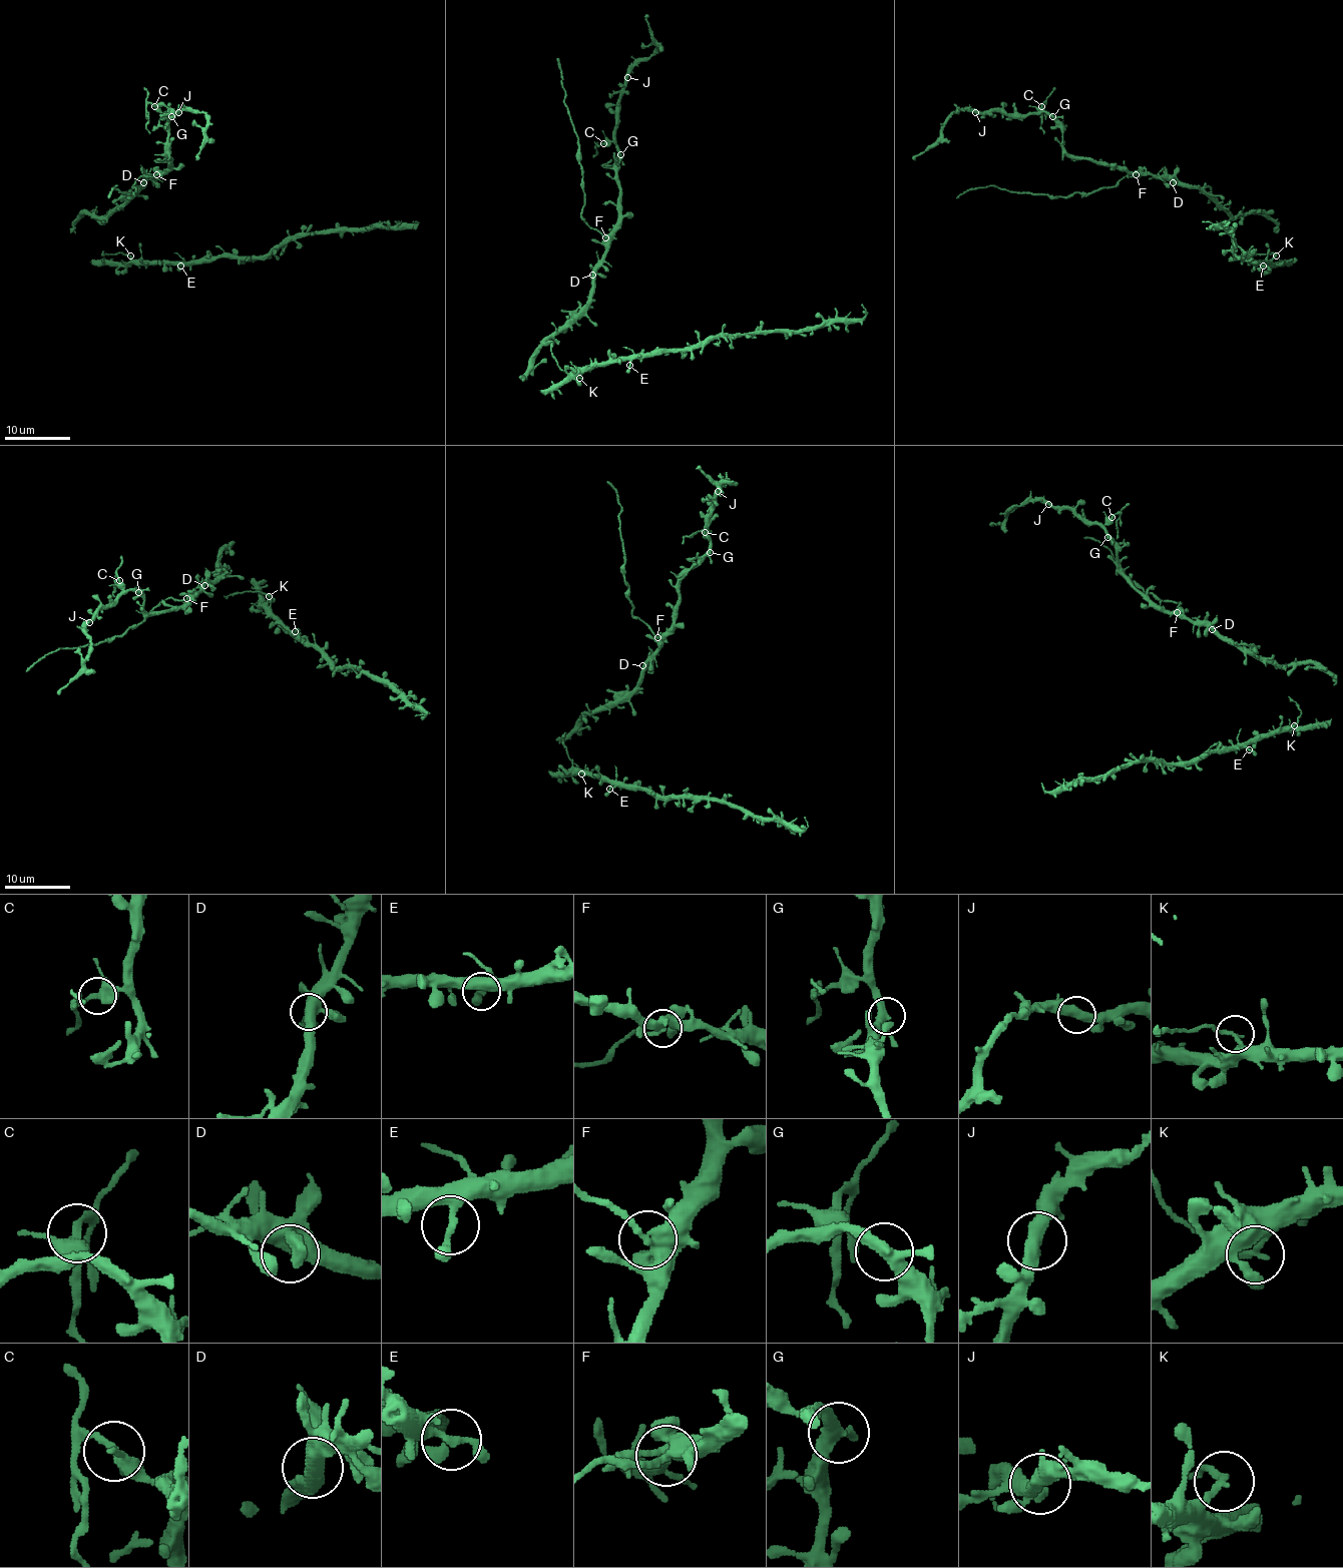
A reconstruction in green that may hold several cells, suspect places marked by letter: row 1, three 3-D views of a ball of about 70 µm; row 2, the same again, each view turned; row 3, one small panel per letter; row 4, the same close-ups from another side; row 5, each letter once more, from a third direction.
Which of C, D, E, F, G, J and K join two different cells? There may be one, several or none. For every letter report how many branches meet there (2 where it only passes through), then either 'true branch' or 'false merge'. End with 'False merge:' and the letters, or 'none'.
C: 3 | false merge
D: 3 | true branch
E: 2 | true branch
F: 3 | false merge
G: 3 | true branch
J: 2 | true branch
K: 2 | false merge
False merge: C, F, K

